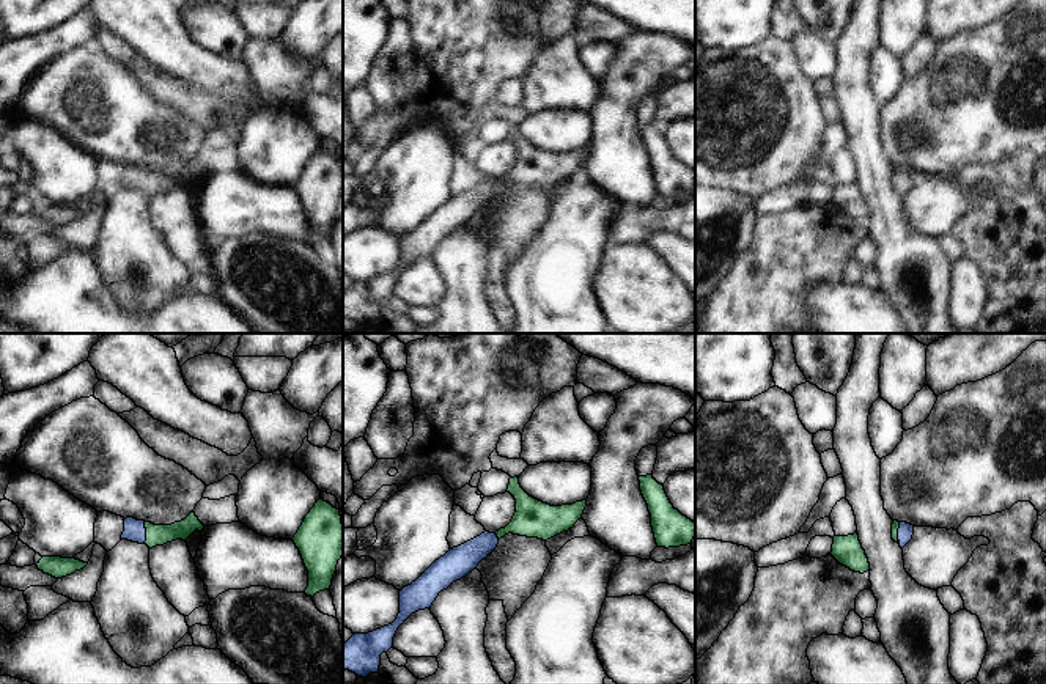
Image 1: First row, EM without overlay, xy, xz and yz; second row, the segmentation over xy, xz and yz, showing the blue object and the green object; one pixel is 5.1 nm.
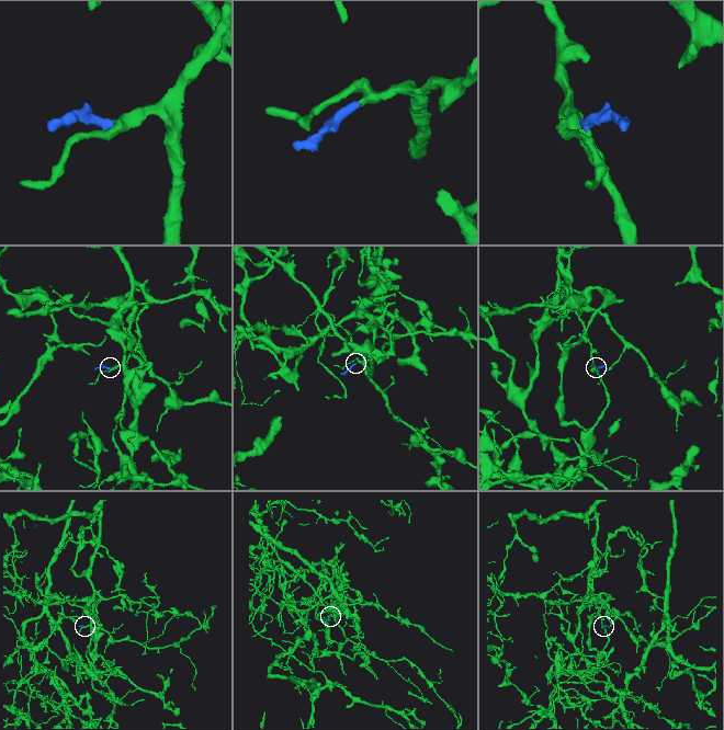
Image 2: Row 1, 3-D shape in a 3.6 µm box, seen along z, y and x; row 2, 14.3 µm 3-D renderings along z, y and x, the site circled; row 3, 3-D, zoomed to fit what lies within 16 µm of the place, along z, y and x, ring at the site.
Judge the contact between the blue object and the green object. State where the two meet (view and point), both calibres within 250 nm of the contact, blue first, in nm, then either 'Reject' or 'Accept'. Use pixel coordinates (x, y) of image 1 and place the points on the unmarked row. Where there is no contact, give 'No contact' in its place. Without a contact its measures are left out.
Touches blue at xy (145, 181). Thickness 110 nm (blue) against 110 nm. Accept

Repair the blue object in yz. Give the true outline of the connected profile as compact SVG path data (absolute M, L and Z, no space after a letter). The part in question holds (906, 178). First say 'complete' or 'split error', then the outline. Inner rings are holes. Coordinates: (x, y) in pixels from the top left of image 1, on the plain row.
split error; M893 168L892 187L898 190L901 197L912 187L912 182L914 182L914 173Z

